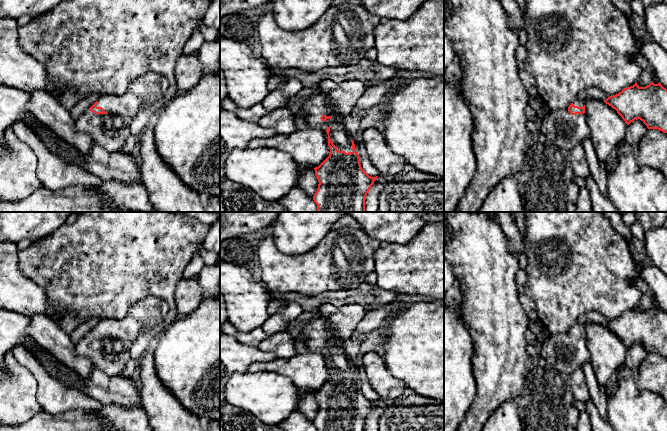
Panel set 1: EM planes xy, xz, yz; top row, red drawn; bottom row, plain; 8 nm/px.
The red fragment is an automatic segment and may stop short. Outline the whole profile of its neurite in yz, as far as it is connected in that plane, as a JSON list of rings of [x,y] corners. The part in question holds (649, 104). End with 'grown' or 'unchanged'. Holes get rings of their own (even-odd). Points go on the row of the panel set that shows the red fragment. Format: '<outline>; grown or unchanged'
[[[636,82],[604,102],[615,109],[627,125],[640,119],[648,129],[667,133],[667,89],[660,82],[651,82],[645,87],[639,87]]]; unchanged

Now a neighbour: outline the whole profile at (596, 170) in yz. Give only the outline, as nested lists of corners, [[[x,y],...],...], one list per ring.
[[[585,139],[584,141],[582,141],[580,145],[582,146],[585,152],[585,158],[589,167],[589,174],[596,182],[599,191],[603,195],[607,195],[606,192],[607,173],[603,168],[603,163],[601,163],[597,158],[591,139]]]

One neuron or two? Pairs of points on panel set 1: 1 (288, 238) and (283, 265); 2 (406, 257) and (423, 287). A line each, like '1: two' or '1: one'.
1: two
2: one

